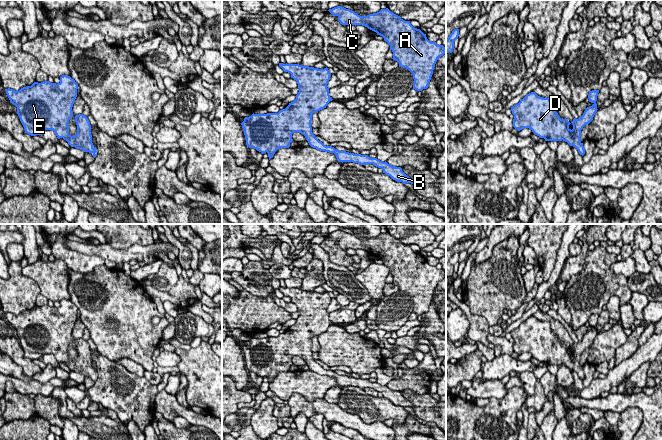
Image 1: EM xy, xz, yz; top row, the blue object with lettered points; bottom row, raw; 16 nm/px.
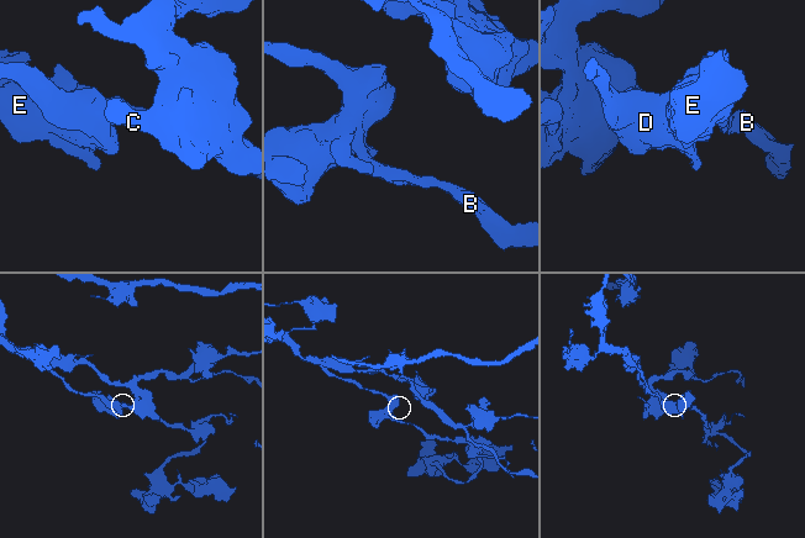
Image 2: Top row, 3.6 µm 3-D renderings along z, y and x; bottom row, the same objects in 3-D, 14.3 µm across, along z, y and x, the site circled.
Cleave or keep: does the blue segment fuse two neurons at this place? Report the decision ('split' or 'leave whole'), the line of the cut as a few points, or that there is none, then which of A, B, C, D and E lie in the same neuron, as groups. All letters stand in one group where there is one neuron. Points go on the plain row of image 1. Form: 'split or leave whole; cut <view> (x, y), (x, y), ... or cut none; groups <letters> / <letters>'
leave whole; cut none; groups A B C D E

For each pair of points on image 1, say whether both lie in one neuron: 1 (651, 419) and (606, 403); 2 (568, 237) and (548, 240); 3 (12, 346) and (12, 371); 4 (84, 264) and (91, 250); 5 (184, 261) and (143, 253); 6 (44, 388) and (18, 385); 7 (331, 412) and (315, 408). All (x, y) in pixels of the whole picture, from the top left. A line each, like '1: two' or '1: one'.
1: one
2: two
3: two
4: two
5: two
6: one
7: one

